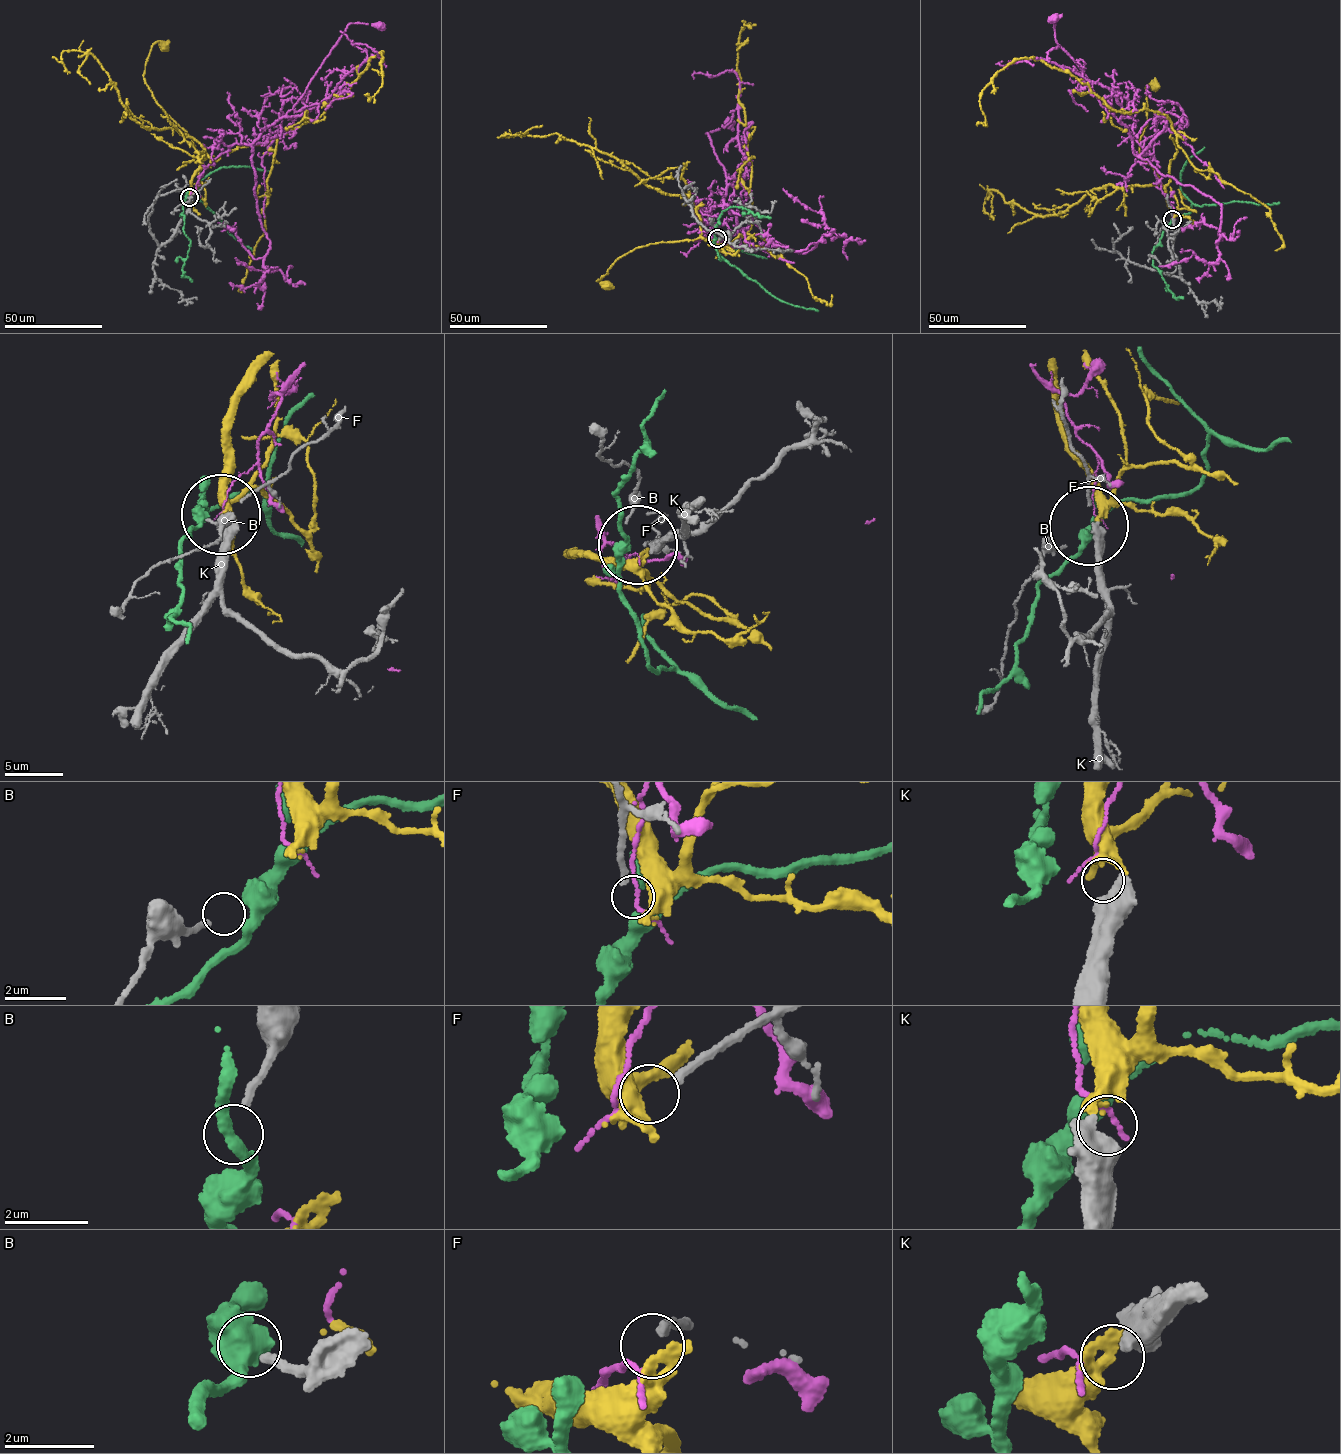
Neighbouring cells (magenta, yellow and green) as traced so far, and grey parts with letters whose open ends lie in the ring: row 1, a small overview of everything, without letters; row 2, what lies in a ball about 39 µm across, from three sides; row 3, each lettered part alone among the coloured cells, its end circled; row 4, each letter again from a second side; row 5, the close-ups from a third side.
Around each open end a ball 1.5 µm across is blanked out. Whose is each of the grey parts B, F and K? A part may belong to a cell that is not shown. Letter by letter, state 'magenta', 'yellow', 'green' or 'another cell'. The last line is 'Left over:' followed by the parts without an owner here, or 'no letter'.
B: green
F: another cell
K: yellow
Left over: F

